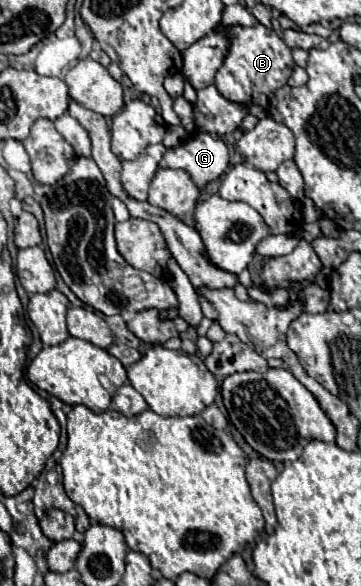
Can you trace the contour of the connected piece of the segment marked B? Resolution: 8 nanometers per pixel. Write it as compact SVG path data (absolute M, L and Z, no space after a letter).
M263 25L257 27L231 27L231 47L215 75L215 87L219 93L235 103L241 105L261 105L267 107L269 97L277 87L283 87L293 73L293 57L291 49L285 41L273 31Z

